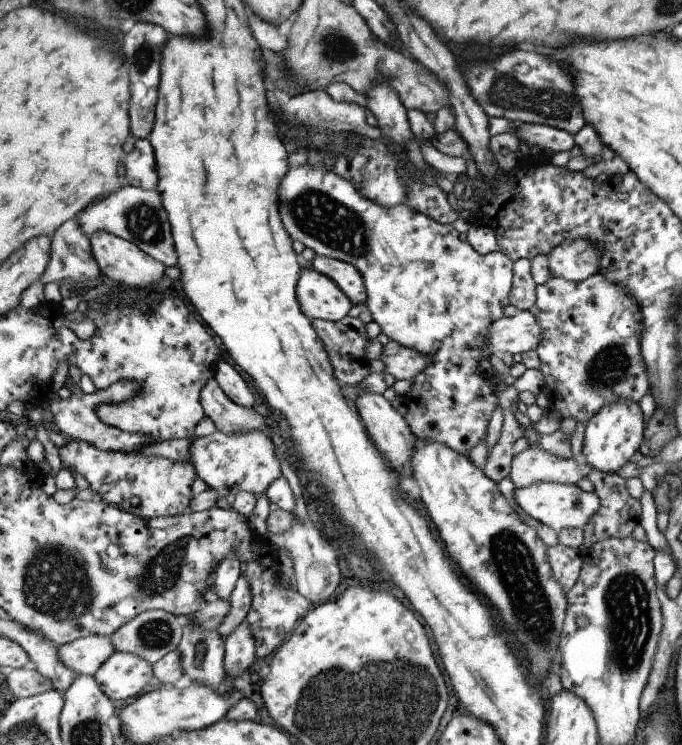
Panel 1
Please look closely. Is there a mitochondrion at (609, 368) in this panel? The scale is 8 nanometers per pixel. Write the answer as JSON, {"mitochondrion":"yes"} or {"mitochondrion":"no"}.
{"mitochondrion":"yes"}

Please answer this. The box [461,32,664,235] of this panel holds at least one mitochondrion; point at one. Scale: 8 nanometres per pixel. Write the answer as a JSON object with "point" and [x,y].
{"point":[506,92]}

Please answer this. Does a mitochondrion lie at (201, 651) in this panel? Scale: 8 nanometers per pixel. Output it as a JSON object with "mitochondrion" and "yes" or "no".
{"mitochondrion":"yes"}

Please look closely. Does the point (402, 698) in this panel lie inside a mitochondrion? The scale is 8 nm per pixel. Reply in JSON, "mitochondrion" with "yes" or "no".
{"mitochondrion":"yes"}

